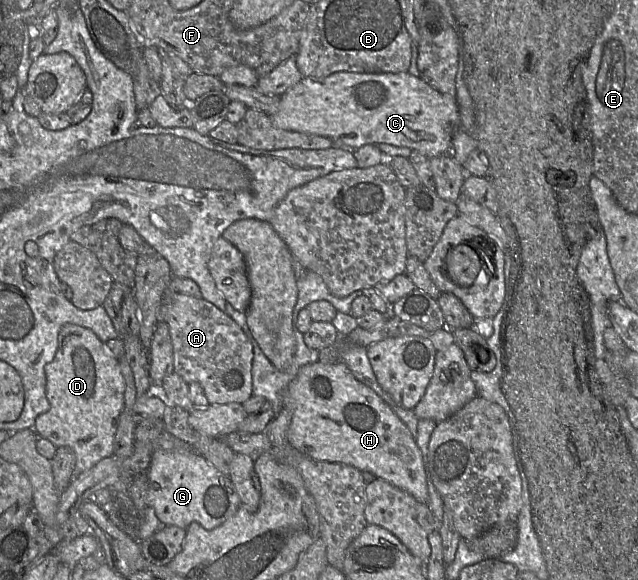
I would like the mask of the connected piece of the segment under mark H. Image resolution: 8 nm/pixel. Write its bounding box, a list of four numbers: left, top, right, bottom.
[284,362,428,504]

